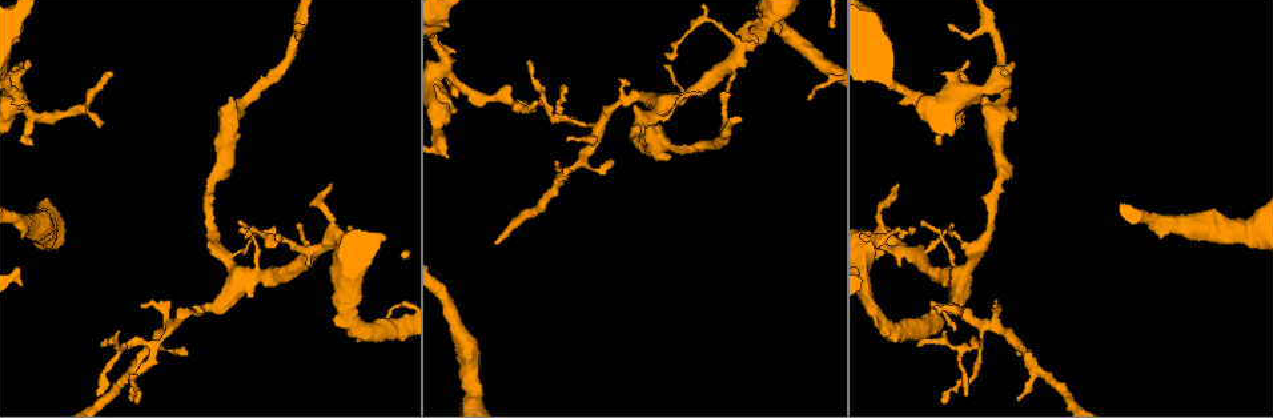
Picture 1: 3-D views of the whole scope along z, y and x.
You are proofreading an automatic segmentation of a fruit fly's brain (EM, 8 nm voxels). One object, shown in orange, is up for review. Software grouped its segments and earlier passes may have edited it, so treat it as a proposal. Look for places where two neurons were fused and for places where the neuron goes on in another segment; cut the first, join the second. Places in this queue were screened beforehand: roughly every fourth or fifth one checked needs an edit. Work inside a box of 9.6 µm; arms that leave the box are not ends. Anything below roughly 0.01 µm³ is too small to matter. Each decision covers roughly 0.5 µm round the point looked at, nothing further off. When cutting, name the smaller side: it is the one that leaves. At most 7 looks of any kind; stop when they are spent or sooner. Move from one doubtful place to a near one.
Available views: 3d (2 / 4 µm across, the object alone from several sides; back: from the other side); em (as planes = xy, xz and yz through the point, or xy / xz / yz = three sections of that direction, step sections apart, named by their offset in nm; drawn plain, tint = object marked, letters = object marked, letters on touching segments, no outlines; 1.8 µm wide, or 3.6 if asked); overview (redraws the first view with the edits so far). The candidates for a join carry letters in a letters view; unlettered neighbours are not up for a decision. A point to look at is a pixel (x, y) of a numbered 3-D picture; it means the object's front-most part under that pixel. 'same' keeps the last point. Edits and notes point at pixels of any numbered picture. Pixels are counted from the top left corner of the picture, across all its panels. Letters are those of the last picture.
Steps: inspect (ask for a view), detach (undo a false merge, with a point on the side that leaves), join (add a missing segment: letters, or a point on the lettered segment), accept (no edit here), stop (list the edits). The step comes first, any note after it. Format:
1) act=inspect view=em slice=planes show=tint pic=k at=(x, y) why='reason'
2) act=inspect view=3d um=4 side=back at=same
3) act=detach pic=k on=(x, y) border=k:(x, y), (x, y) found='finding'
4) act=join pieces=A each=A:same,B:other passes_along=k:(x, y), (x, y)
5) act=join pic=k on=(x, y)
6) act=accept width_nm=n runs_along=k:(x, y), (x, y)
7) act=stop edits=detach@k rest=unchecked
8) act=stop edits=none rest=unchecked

act=inspect view=em um=3.6 slice=xy step=8 show=tint pic=1 at=(950, 25) why='an open end'

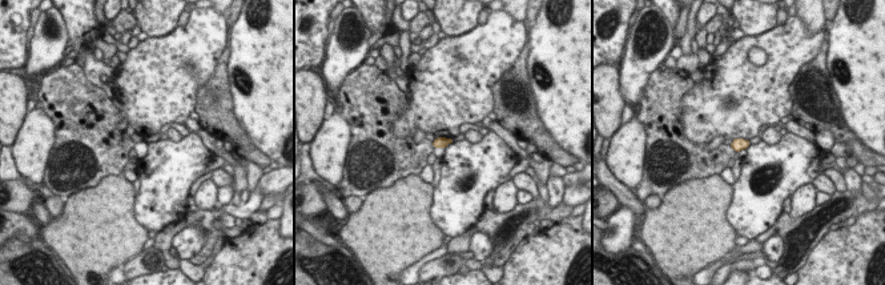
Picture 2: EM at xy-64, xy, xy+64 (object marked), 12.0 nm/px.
act=inspect view=em um=3.6 slice=xy step=8 show=letters at=same

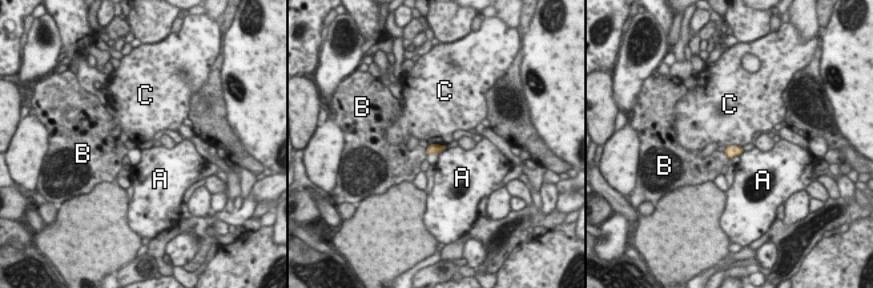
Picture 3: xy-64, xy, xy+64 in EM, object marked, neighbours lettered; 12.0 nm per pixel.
act=accept width_nm=130 each=A:other,B:other,C:other border=3:(445, 144), (429, 146) found='no lettered segment goes on from it'

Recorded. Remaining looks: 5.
act=inspect view=em slice=yz step=4 show=letters pic=1 at=(896, 186) why='thin end'

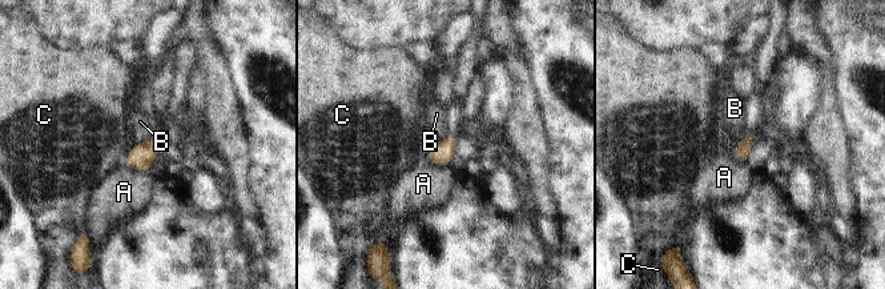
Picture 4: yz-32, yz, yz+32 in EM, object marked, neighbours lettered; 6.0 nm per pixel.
act=accept width_nm=90 each=A:other,B:other,C:other border=4:(153, 136), (137, 144) found='none of them fits'

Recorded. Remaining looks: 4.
act=inspect view=3d um=2 pic=1 at=(548, 110) why='branch point'

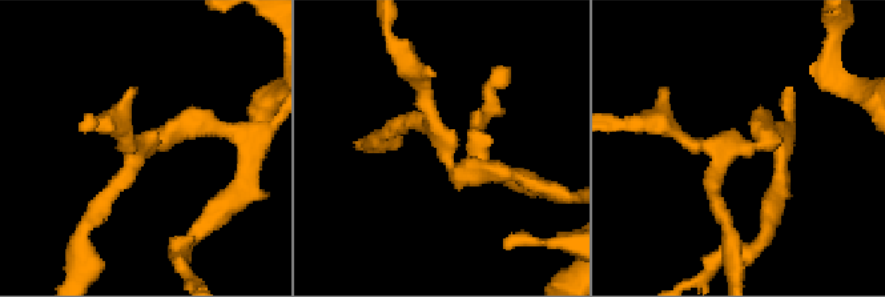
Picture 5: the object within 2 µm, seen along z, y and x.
act=inspect view=em slice=planes show=letters pic=5 at=(152, 139) arms=3 why='now the EM'

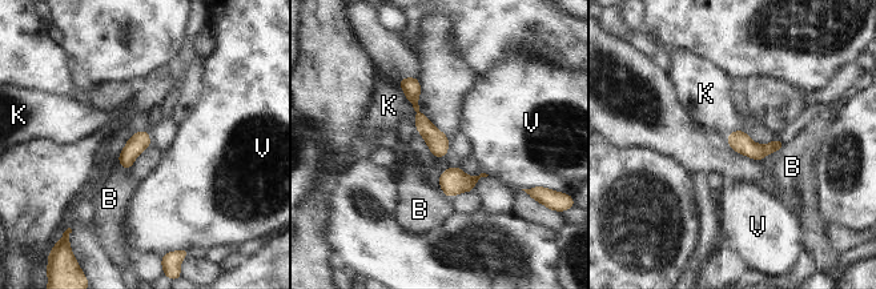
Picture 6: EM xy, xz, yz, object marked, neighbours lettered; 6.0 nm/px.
act=accept width_nm=110 each=B:other,K:other,V:other border=6:(398, 85), (416, 112), (416, 125) found='one neuron here'

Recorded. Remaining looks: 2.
act=stop edits=none rest=unchecked

